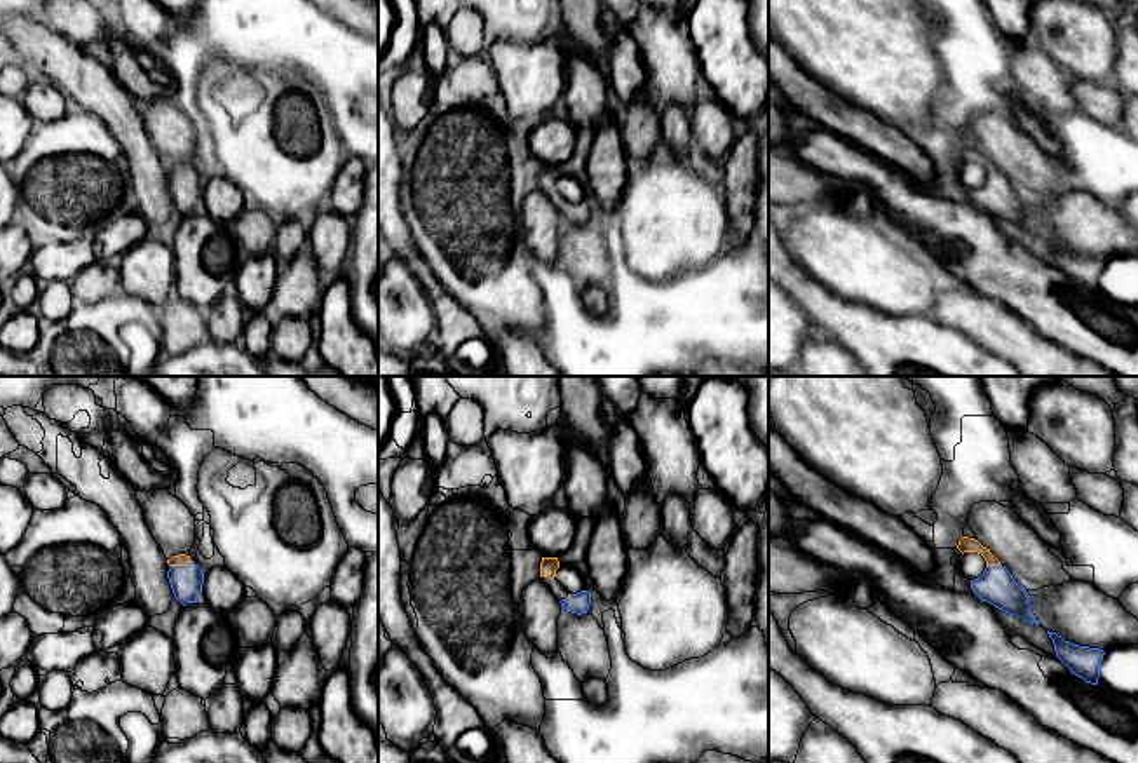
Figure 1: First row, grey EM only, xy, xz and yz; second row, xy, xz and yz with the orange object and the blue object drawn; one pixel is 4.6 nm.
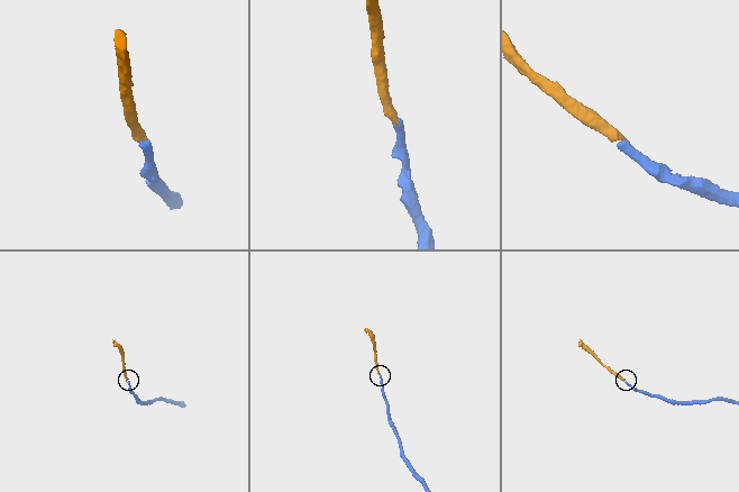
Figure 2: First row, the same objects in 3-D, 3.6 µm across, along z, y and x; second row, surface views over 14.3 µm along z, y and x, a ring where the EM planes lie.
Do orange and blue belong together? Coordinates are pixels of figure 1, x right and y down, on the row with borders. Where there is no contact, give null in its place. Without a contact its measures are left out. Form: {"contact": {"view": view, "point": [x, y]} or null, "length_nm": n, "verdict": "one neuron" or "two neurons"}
{"contact": {"view": "xy", "point": [182, 565]}, "length_nm": 110, "verdict": "one neuron"}

